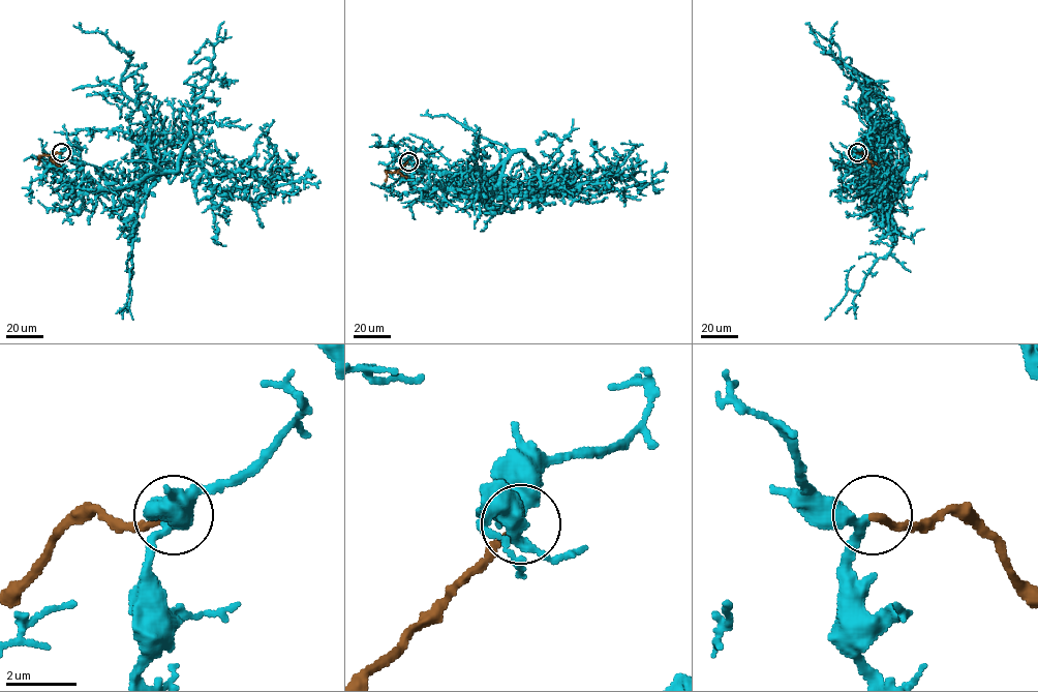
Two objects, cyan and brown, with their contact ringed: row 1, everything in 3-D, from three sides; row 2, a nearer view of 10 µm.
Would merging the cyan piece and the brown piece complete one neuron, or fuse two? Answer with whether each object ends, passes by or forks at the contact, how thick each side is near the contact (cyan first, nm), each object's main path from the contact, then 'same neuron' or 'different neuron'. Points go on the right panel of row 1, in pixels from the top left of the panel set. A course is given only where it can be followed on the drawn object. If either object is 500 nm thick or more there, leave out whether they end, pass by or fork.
cyan passes by | brown ends | 320/240 nm | cyan via (856, 153), (884, 191), (885, 180), (856, 171), (876, 129), (858, 74), (805, 24) | brown via (857, 153), (867, 154), (868, 159), (877, 164) | different neuron

